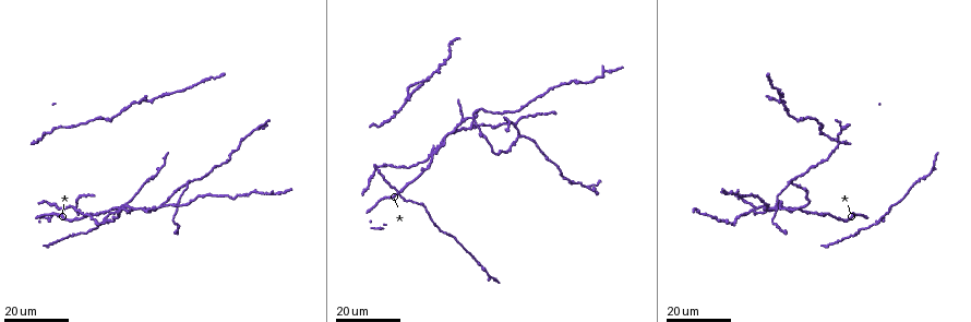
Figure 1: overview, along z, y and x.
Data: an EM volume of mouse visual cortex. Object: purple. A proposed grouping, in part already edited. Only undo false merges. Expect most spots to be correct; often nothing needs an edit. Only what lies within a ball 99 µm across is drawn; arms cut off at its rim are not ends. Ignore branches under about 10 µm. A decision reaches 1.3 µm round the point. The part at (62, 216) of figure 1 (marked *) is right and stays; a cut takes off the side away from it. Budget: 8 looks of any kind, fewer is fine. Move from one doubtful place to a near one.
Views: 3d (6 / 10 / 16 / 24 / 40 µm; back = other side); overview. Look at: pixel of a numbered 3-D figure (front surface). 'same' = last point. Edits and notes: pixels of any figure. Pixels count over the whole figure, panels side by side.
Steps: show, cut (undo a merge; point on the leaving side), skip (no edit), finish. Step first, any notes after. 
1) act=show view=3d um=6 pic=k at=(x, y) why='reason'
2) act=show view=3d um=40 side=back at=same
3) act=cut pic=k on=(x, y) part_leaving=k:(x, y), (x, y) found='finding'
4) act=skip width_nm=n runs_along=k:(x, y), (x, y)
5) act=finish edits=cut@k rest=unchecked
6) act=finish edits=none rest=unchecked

act=show view=3d um=16 pic=1 at=(727, 223) why='four or more arms meet'

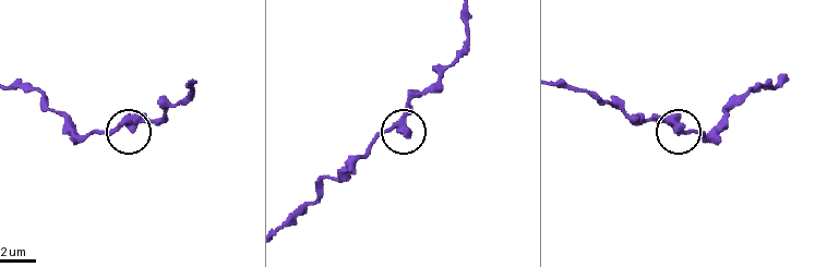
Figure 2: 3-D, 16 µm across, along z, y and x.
act=show view=3d um=6 pic=2 at=(390, 129) why='zoom in'

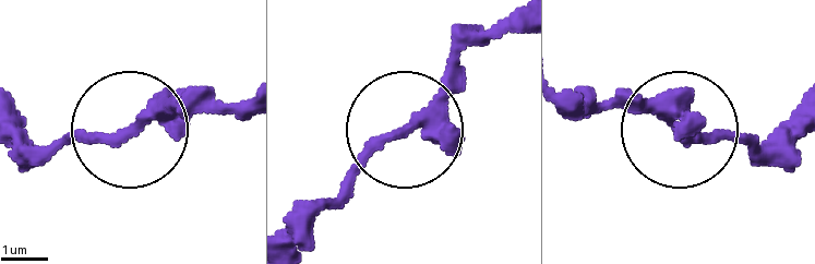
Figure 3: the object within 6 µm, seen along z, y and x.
act=skip width_nm=260 found='continuous, no second cell'

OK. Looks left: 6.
act=show view=3d um=24 pic=1 at=(607, 72) why='three-way junction'

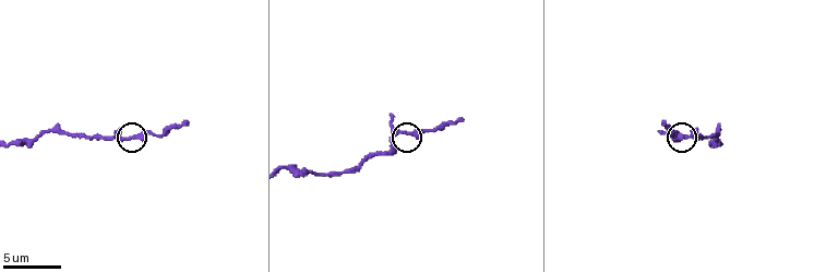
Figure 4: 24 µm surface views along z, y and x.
act=show view=3d um=10 pic=4 at=(404, 133) why='closer look'

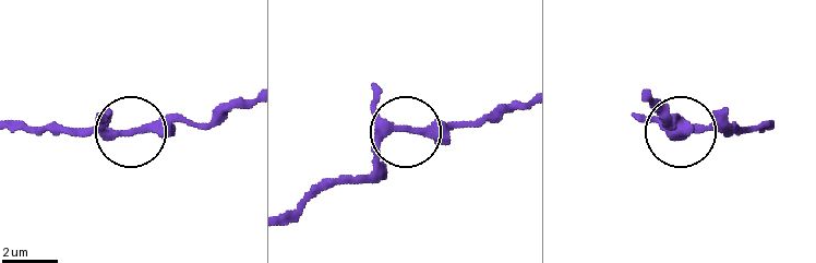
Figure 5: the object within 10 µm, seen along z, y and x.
act=skip width_nm=240 runs_along=5:(18, 122), (87, 130), (205, 122) found='all the same cell'

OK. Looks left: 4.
act=show view=3d um=16 pic=1 at=(786, 208) why='three arms meet'

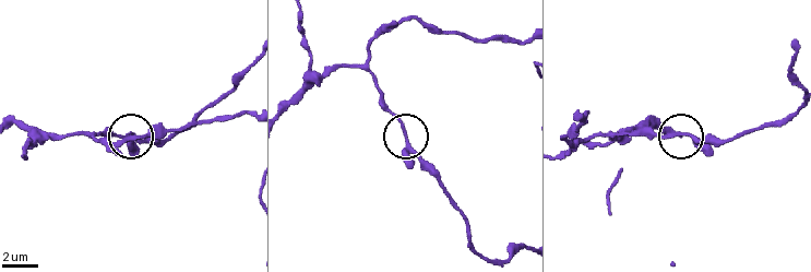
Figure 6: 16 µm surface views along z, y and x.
act=show view=3d um=6 pic=6 at=(409, 150)

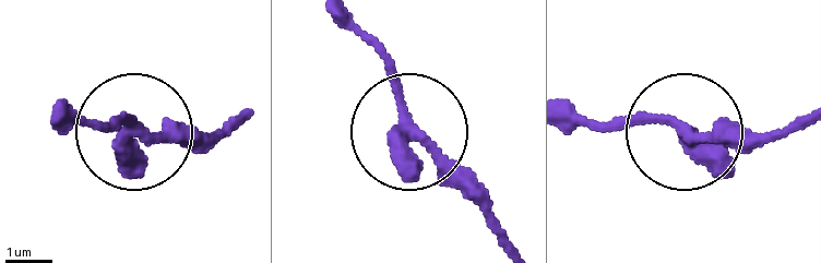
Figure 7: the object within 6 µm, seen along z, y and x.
act=skip runs_along=7:(570, 114), (777, 138) found='all the same cell'

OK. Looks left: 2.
act=show view=3d um=16 pic=1 at=(187, 183) why='a fork'

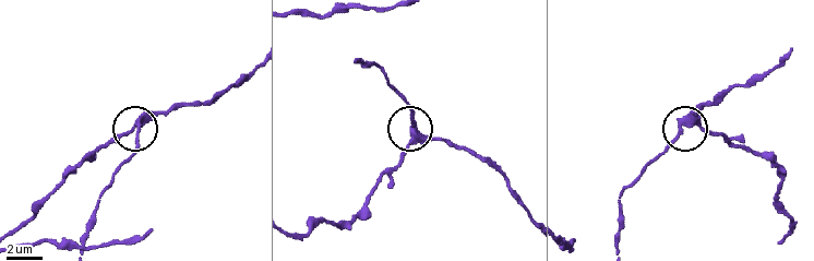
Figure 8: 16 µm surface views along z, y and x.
act=show view=3d um=6 pic=8 at=(140, 117)

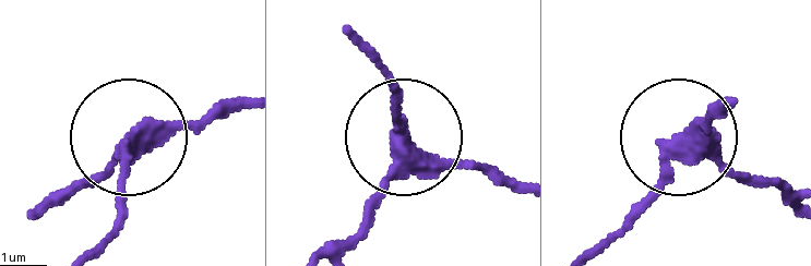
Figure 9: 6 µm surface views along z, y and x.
act=cut pic=9 on=(127, 216) arms=3 found='a second cell is stuck on'

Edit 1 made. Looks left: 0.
act=finish edits=cut@9 rest=unchecked

